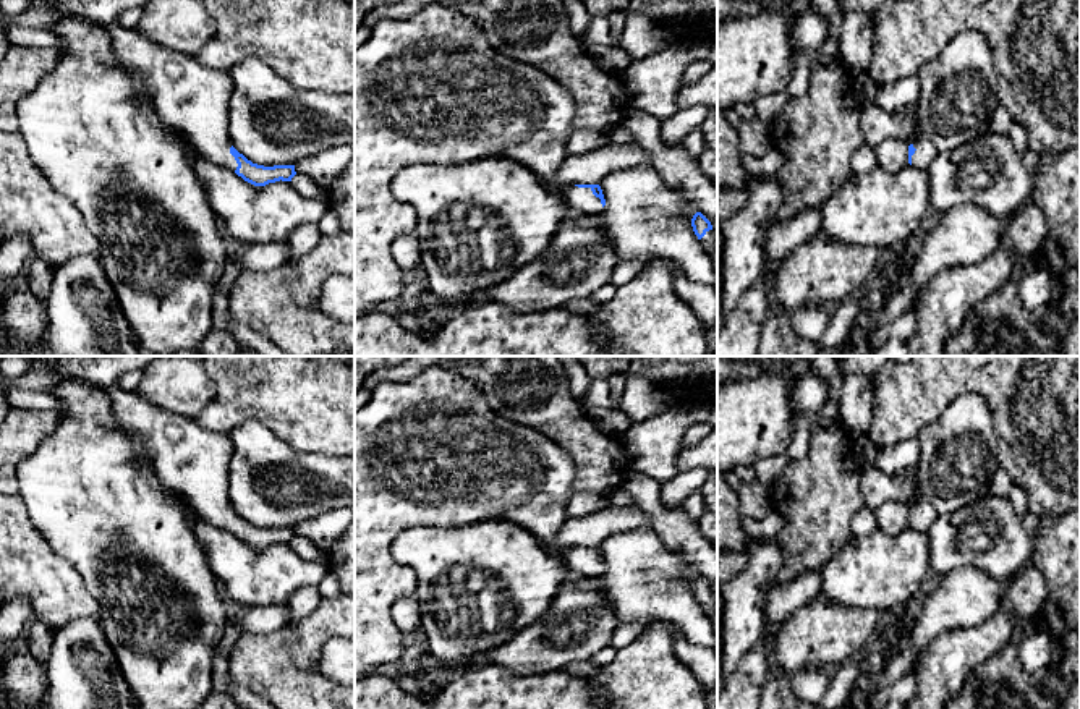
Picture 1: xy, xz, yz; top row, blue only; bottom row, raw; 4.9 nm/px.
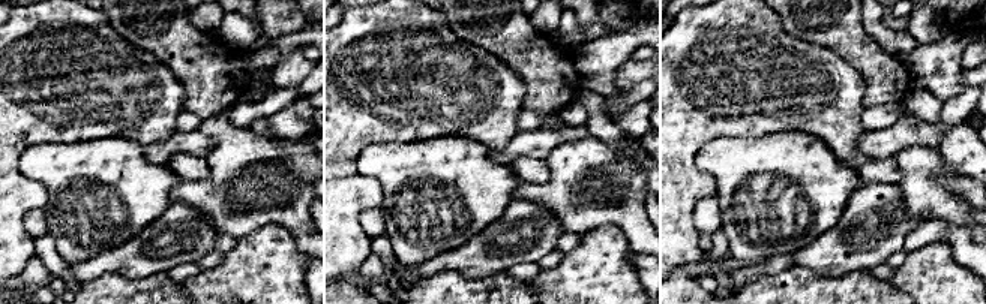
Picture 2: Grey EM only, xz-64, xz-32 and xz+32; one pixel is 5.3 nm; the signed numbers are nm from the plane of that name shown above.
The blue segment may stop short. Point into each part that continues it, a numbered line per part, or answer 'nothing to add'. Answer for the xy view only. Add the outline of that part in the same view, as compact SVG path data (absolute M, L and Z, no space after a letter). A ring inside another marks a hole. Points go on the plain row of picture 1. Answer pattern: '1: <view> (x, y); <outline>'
1: xy (193, 462); M118 385L104 388L113 405L115 421L146 445L159 479L183 495L196 516L228 529L233 534L238 526L230 516L228 465L233 447L227 435L202 429L194 418L172 413L151 403L134 390Z

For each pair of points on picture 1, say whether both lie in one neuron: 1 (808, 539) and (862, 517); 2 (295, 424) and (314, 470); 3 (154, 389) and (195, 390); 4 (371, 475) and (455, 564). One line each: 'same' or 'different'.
1: different
2: different
3: same
4: different

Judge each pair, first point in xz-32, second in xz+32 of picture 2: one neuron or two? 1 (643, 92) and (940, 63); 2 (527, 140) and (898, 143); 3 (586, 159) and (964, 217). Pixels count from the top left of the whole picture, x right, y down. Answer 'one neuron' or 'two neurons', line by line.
1: two neurons
2: one neuron
3: one neuron

